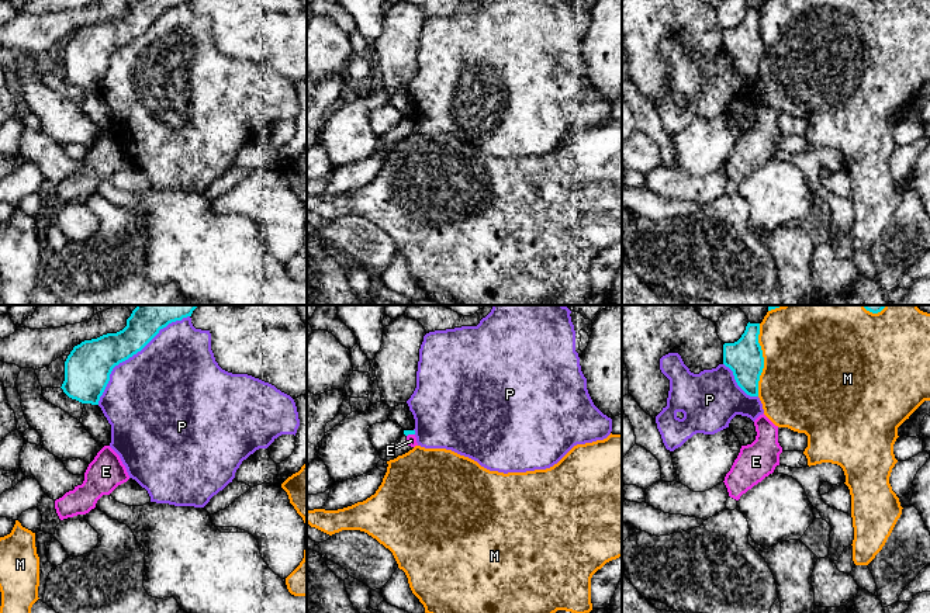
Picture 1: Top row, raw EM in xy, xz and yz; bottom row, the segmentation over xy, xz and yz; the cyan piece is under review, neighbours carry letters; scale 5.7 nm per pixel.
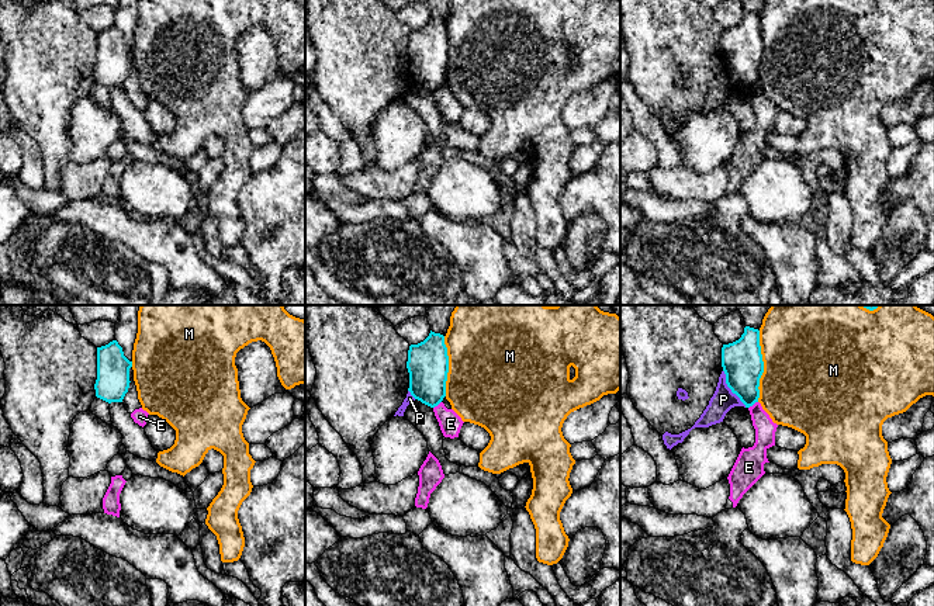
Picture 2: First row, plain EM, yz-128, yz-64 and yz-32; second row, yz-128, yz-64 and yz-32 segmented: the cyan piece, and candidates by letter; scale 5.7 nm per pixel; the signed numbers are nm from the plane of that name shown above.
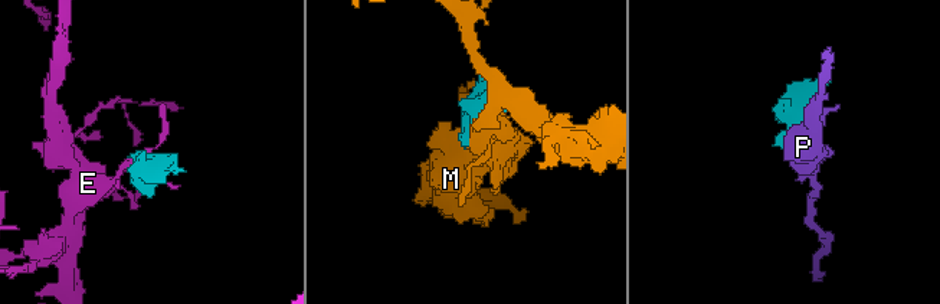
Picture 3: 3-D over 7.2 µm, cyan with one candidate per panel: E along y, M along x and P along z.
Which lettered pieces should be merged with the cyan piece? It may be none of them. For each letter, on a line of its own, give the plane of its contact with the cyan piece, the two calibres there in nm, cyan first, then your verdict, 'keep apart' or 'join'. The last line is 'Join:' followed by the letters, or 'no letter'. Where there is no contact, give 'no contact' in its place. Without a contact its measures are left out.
E: xz | 30/60 nm | keep apart
M: yz | 200/500 nm | keep apart
P: xy | 260/500 nm | keep apart
Join: no letter

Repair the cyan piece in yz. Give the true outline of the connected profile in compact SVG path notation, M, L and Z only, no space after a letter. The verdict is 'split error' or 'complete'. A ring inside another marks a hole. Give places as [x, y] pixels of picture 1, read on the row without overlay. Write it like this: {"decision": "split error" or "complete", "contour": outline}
{"decision": "complete", "contour": "M747 8L734 28L723 30L723 49L733 56L737 70L750 82L758 82L758 66L764 53L758 28L760 8Z"}

